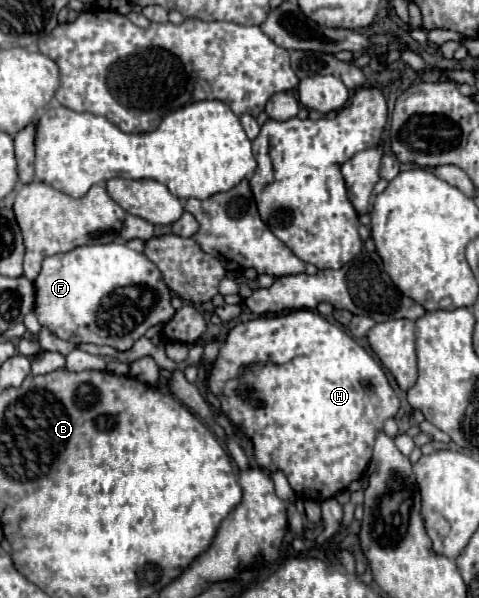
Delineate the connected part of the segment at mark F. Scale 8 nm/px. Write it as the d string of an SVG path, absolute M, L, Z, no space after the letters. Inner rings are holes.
M92 244L78 246L66 254L54 254L44 260L40 276L34 280L36 288L36 316L42 326L46 326L54 336L80 344L108 344L118 350L128 350L132 344L144 336L148 328L158 324L166 324L174 316L174 308L170 304L172 292L162 280L160 270L136 250L130 250L126 244Z

